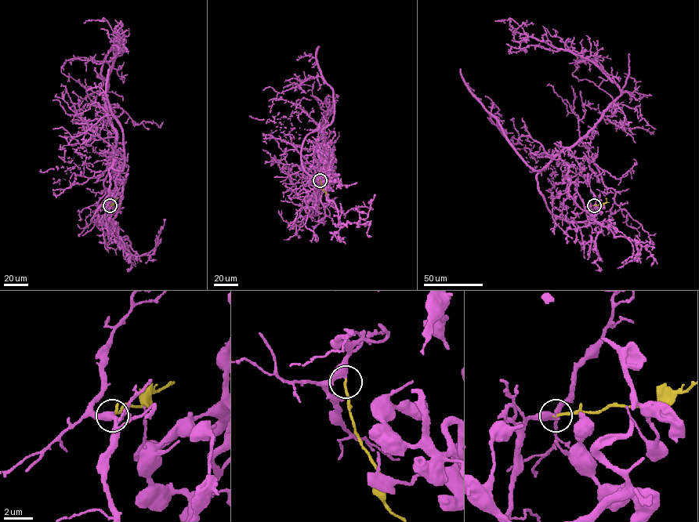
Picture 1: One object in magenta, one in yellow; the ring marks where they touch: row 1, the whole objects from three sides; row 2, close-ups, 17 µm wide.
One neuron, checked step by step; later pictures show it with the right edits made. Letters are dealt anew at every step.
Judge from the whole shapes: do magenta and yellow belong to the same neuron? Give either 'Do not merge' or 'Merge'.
Merge

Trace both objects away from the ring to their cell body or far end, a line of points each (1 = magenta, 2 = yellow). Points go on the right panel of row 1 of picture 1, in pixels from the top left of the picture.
1: (594, 205), (588, 216), (559, 154), (620, 88), (588, 59), (505, 23)
2: (594, 205), (603, 204), (606, 198)

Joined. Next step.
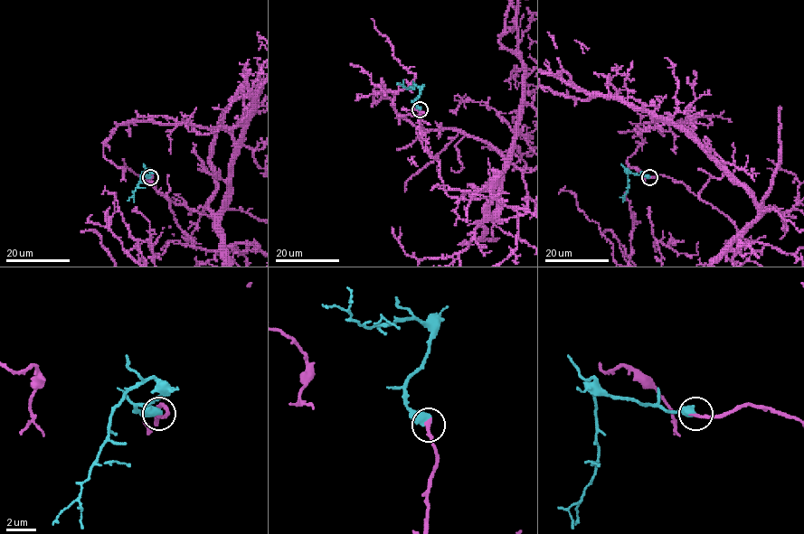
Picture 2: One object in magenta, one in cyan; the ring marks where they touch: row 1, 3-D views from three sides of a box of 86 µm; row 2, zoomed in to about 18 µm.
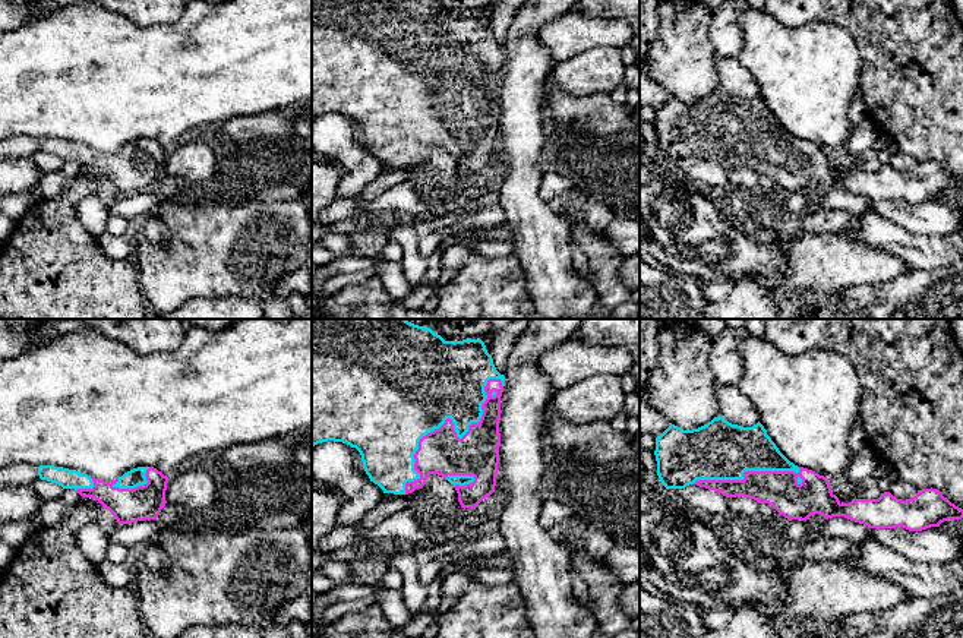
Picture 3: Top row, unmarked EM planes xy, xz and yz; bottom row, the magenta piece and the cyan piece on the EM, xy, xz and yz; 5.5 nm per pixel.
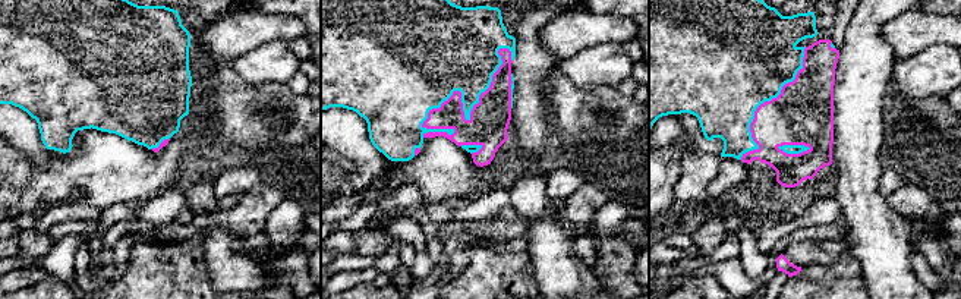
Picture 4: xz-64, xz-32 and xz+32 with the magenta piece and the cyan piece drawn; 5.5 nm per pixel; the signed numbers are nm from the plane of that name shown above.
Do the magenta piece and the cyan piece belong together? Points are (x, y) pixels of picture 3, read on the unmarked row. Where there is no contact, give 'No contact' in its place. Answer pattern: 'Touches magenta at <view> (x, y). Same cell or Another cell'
Touches magenta at xz (451, 92). Same cell

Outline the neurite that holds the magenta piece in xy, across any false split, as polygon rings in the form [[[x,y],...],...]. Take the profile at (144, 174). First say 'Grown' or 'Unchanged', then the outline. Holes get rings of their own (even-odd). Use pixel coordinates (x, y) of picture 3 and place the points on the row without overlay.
Grown. [[[40,138],[38,148],[61,158],[75,161],[80,168],[98,173],[119,196],[157,192],[165,179],[168,149],[154,139],[138,139],[113,154],[104,154],[76,142]]]

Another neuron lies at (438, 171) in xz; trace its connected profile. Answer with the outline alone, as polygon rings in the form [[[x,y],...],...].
[[[429,146],[426,157],[405,167],[405,171],[417,196],[430,206],[436,206],[435,196],[439,192],[455,192],[464,181],[454,157],[438,146]]]

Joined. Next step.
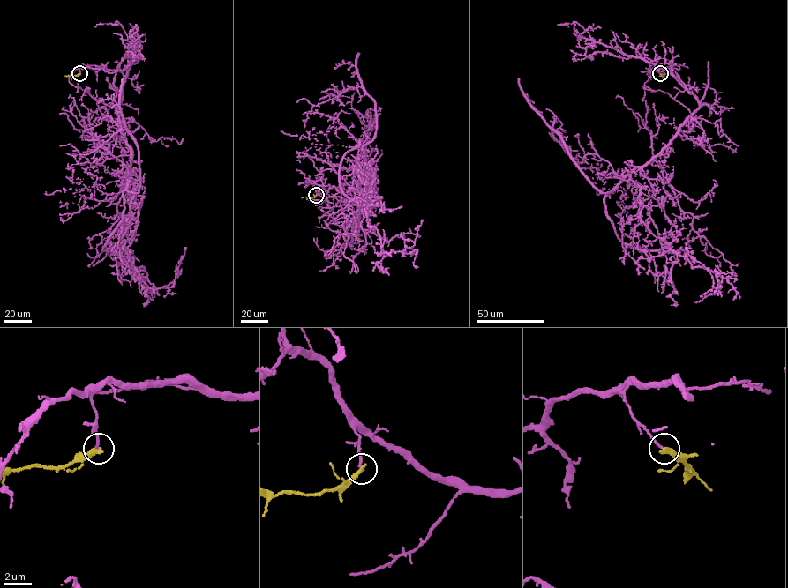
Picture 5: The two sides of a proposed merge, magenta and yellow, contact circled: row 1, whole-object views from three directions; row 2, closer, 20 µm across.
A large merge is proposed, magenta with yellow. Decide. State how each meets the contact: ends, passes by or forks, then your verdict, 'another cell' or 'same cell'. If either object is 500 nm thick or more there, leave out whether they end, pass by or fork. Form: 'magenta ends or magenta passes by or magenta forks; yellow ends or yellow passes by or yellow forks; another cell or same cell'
magenta ends; yellow ends; another cell

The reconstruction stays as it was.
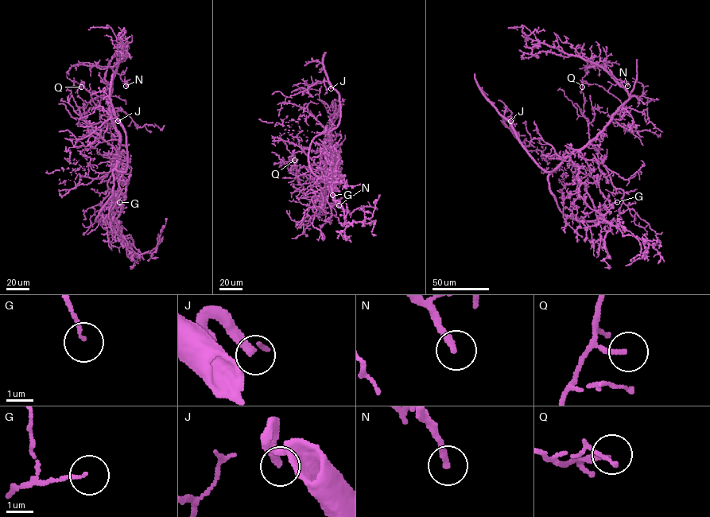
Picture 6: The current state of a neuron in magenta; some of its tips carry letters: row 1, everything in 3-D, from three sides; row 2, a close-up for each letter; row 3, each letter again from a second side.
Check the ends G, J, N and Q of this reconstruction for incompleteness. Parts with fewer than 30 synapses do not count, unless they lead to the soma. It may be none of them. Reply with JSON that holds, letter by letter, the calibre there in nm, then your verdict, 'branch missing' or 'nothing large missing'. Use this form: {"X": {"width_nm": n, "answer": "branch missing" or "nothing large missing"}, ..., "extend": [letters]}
{"G": {"width_nm": 110, "answer": "nothing large missing"}, "J": {"width_nm": 320, "answer": "branch missing"}, "N": {"width_nm": 240, "answer": "branch missing"}, "Q": {"width_nm": 190, "answer": "nothing large missing"}, "extend": ["J", "N"]}

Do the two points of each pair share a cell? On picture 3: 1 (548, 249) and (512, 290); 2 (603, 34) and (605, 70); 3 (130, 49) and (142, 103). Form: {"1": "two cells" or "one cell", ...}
{"1": "two cells", "2": "two cells", "3": "one cell"}

